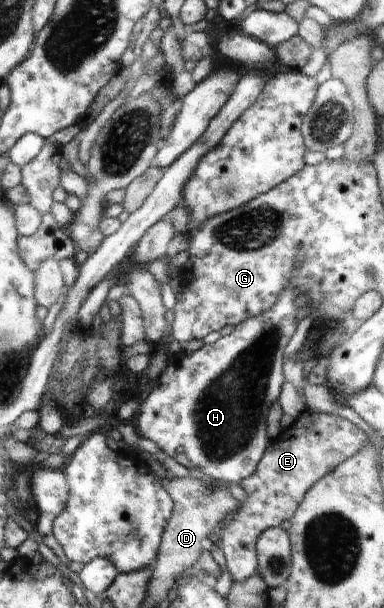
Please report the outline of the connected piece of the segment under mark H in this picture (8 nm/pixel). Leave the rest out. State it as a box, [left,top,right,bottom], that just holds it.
[136,285,299,484]

